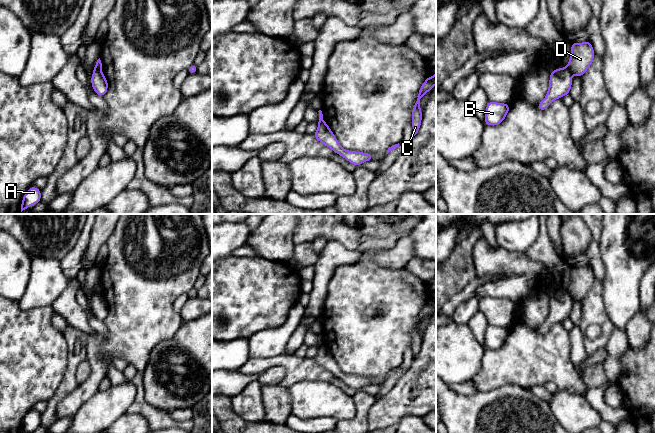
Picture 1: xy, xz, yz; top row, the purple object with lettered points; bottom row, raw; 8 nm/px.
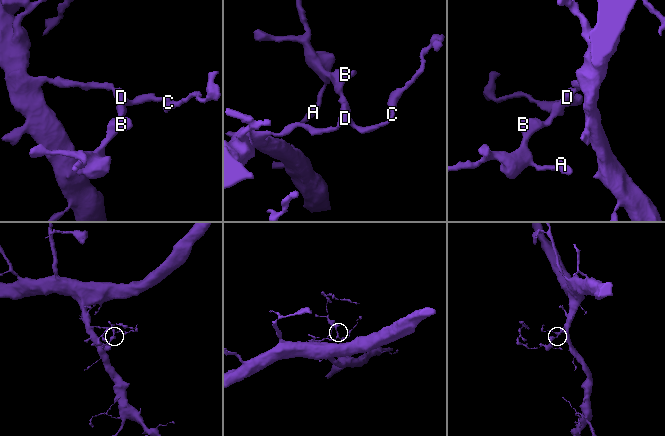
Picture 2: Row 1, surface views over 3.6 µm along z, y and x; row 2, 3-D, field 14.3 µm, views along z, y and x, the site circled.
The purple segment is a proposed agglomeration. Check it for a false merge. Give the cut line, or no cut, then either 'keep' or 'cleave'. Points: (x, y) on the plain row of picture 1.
cut in xy along (94, 292), (101, 295); cleave

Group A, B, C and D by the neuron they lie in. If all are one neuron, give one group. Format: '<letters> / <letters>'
A B / C D

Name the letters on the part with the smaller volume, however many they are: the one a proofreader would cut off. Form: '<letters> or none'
A, B

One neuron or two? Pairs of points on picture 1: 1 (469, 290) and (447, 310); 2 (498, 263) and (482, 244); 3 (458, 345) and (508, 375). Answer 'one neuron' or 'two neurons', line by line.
1: one neuron
2: one neuron
3: two neurons

